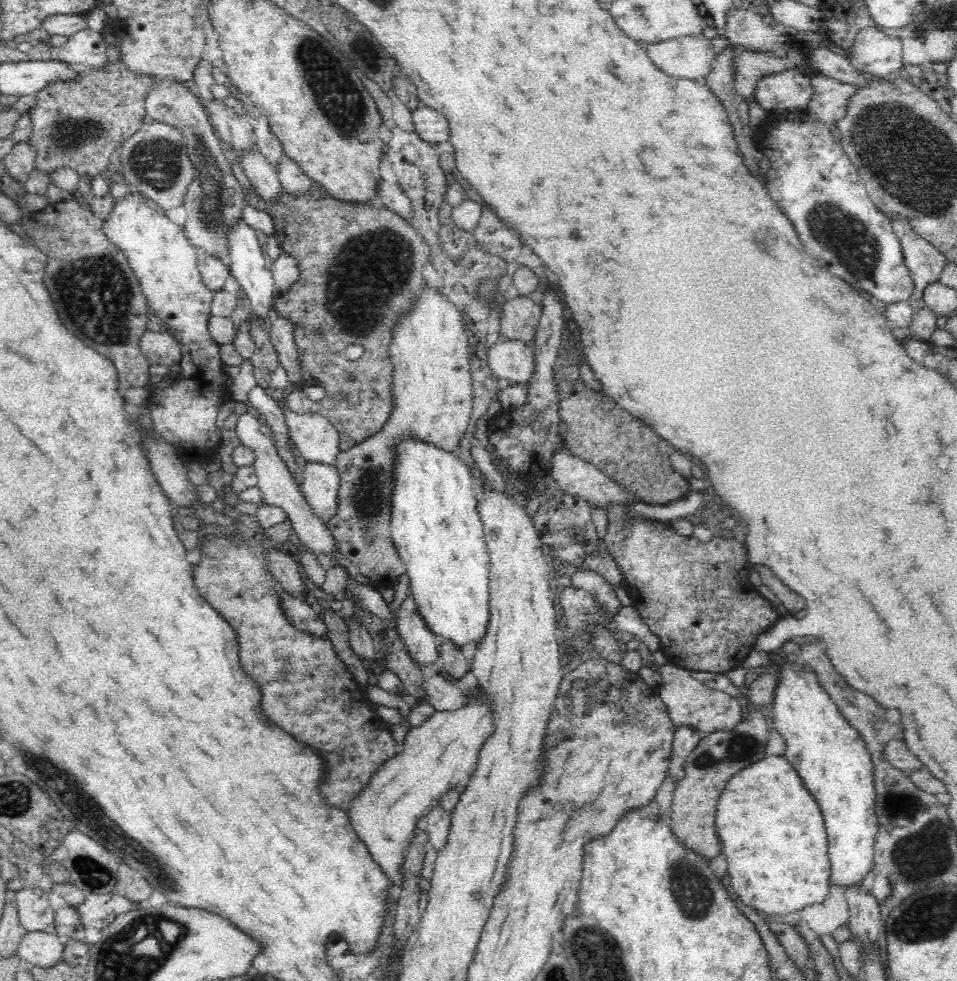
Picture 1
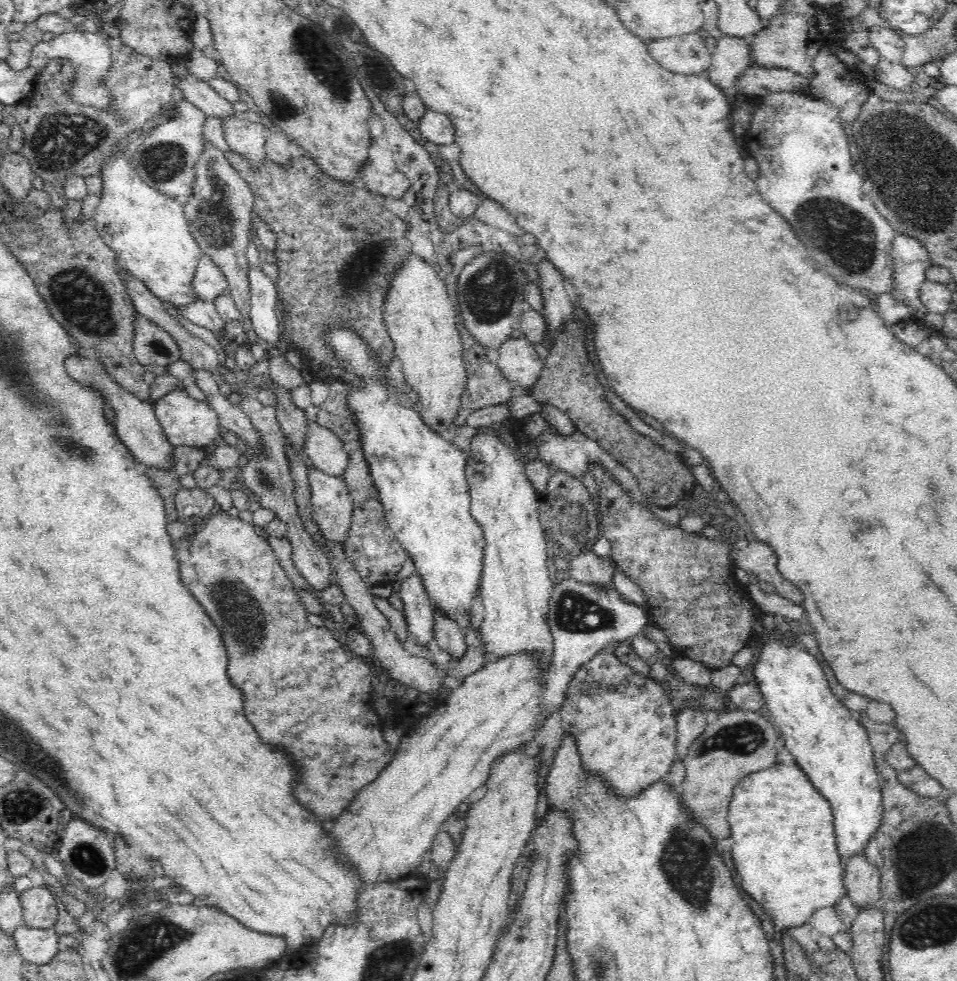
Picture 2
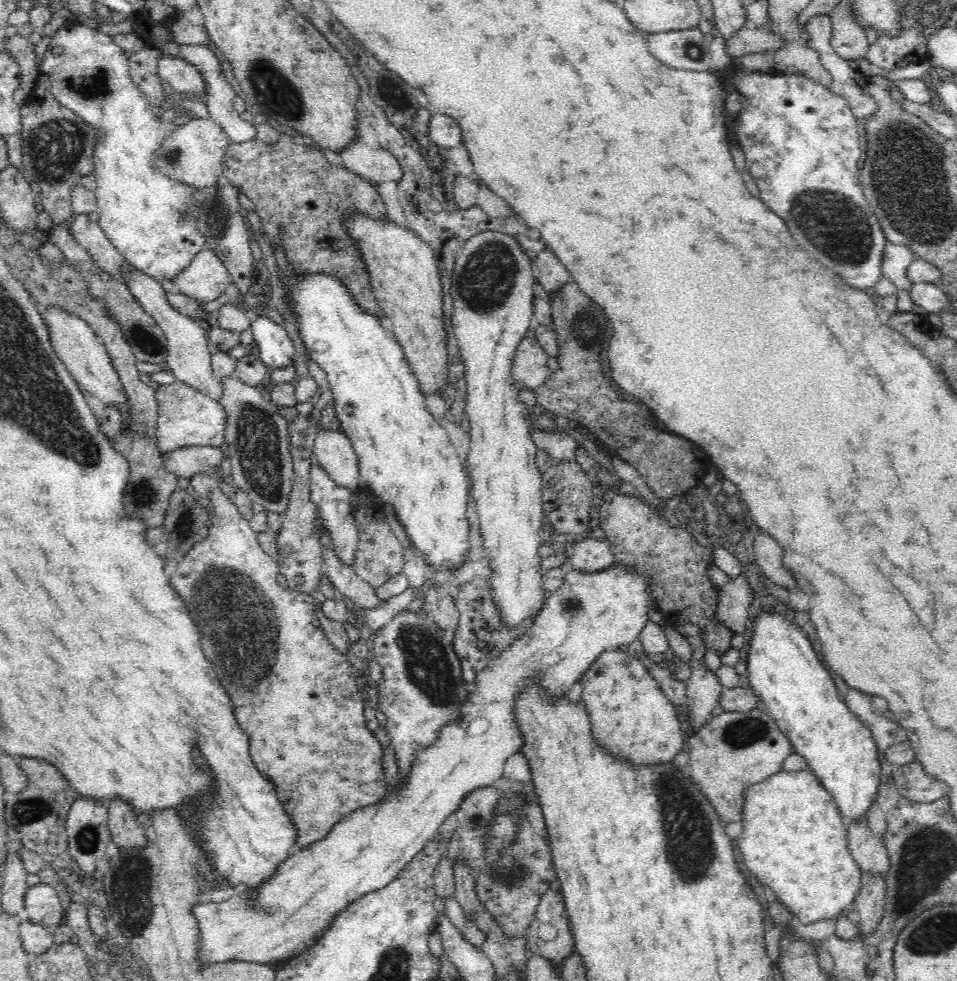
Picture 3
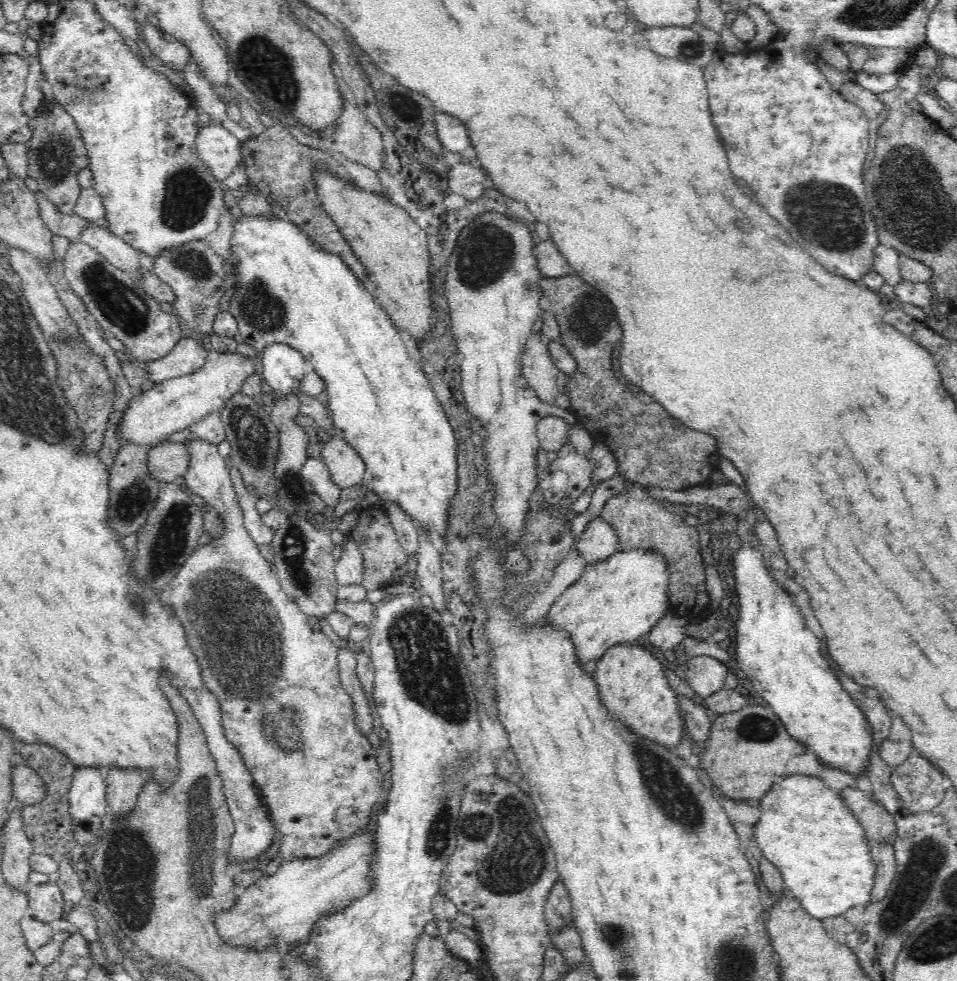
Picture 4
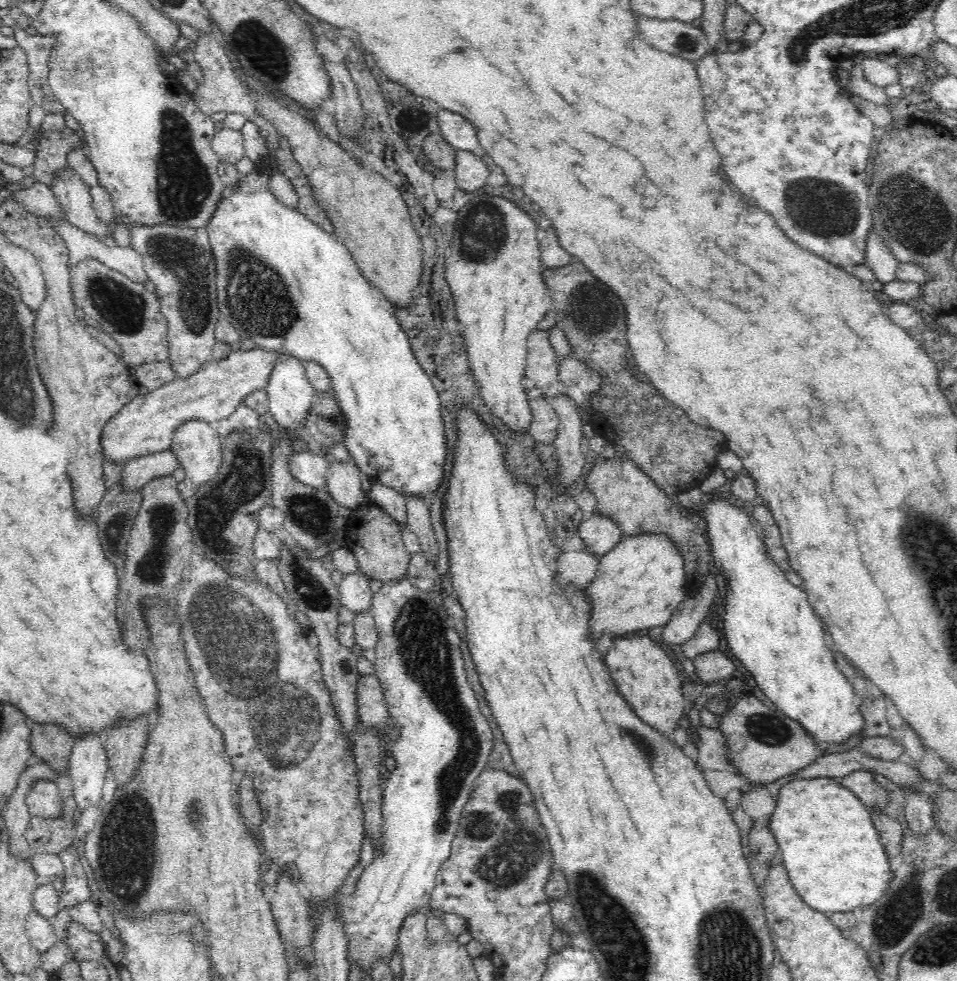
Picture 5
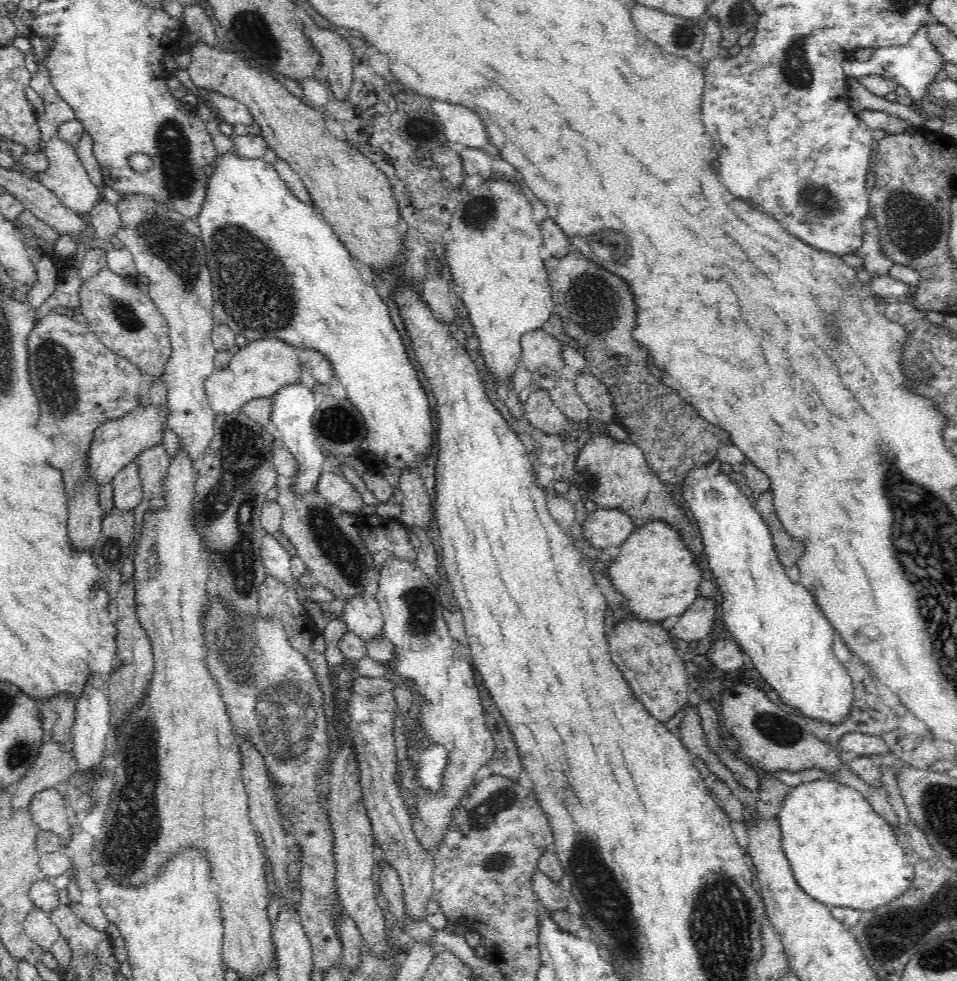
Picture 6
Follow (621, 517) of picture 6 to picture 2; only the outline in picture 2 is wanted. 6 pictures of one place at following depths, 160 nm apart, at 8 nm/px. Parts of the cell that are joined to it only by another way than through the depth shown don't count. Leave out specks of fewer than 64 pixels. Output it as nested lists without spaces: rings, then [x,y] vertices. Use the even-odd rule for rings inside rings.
[[[589,548],[568,558],[567,567],[572,579],[584,584],[595,584],[604,589],[613,586],[613,574],[616,570],[613,562],[602,558]]]

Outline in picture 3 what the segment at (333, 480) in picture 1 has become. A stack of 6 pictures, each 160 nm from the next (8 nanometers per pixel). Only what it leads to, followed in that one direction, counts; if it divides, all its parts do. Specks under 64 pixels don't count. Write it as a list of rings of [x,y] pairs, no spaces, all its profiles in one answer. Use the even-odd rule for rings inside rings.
[[[313,462],[308,470],[309,496],[312,503],[318,509],[318,519],[323,528],[330,531],[336,557],[349,568],[354,566],[355,552],[359,544],[359,533],[354,525],[353,510],[350,508],[353,491],[336,484],[330,475],[316,462]]]

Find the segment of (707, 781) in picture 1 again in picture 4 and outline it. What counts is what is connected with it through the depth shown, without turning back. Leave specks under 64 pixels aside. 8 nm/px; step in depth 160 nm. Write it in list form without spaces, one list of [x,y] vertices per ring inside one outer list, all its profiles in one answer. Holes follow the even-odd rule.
[[[747,704],[740,710],[719,715],[711,724],[705,751],[697,752],[701,756],[702,774],[711,786],[720,788],[737,803],[749,800],[750,804],[758,806],[771,786],[788,774],[788,760],[806,750],[787,733],[786,725],[770,707]]]

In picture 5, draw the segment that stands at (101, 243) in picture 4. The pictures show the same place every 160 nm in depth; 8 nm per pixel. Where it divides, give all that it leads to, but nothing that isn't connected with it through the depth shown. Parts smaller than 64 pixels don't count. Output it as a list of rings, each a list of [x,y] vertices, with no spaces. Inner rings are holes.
[[[64,166],[58,170],[57,174],[54,174],[53,182],[50,182],[48,187],[58,199],[60,209],[68,222],[86,232],[95,234],[106,243],[113,243],[113,238],[108,235],[110,231],[108,231],[107,224],[98,219],[92,206],[91,187],[80,178],[75,170]]]

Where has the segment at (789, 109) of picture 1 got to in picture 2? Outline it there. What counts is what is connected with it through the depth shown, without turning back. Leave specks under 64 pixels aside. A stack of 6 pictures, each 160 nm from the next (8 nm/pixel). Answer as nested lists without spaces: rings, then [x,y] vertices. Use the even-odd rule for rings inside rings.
[[[751,64],[738,79],[738,89],[745,99],[786,92],[808,95],[811,90],[811,80],[790,69],[755,68]]]

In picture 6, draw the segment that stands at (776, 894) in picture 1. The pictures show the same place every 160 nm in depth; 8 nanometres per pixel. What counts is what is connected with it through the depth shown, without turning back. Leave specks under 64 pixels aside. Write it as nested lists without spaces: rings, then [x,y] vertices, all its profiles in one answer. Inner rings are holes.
[[[818,780],[791,788],[778,812],[781,839],[793,875],[802,890],[818,902],[831,906],[848,906],[873,911],[902,896],[911,885],[915,865],[907,852],[898,847],[896,832],[882,818],[866,797],[842,782]]]

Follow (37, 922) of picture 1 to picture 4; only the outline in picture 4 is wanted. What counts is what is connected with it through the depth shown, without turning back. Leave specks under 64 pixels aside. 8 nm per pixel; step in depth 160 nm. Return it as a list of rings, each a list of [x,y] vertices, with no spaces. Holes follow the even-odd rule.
[[[54,881],[41,885],[30,885],[29,913],[40,922],[51,923],[64,918],[65,902],[61,888]]]

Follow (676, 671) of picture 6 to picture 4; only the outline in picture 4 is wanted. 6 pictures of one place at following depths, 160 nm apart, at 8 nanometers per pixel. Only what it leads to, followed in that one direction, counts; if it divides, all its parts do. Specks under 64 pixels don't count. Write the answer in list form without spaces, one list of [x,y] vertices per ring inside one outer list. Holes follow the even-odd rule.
[[[622,643],[606,650],[593,677],[598,684],[599,696],[612,716],[632,726],[635,734],[673,749],[682,740],[685,724],[679,709],[678,694],[670,687],[665,669],[651,649]]]

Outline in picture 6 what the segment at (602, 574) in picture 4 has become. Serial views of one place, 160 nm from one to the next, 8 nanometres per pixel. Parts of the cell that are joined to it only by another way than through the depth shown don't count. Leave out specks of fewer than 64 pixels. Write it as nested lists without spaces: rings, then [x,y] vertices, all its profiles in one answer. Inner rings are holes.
[[[660,519],[647,521],[647,524],[638,527],[636,532],[618,549],[618,556],[610,566],[608,574],[613,586],[627,598],[628,608],[633,616],[642,620],[663,621],[670,616],[684,614],[690,605],[698,598],[698,589],[703,579],[703,571],[695,554],[688,548],[681,538],[681,534],[674,527]]]

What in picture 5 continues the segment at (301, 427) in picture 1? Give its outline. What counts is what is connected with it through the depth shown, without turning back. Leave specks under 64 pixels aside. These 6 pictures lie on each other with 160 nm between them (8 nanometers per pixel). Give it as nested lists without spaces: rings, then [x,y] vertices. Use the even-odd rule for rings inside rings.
[[[352,458],[344,463],[335,460],[327,470],[325,493],[340,506],[350,509],[369,502],[369,496],[360,487],[360,471]]]

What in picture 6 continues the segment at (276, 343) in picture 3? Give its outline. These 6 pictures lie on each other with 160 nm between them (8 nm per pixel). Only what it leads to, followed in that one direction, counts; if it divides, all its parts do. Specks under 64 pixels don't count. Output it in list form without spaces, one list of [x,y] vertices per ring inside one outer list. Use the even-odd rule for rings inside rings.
[[[294,383],[282,387],[275,394],[275,402],[271,412],[272,424],[278,430],[280,438],[283,440],[284,446],[290,450],[294,459],[298,461],[298,472],[296,476],[292,476],[289,480],[290,487],[294,491],[294,495],[302,500],[306,495],[317,490],[321,474],[323,473],[324,450],[318,446],[316,442],[315,432],[313,429],[313,416],[316,412],[319,400],[314,397],[310,386],[303,383]]]

